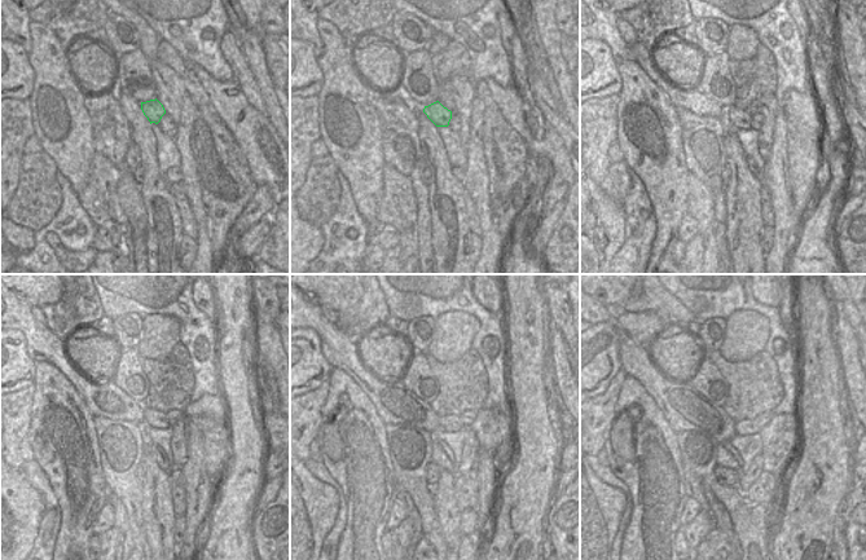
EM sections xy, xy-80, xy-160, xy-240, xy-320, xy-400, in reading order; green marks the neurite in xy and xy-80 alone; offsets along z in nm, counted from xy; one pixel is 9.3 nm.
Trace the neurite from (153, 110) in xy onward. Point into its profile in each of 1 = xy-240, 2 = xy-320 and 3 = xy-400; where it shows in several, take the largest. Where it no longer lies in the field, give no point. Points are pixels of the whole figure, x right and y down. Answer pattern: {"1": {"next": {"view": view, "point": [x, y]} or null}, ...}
{"1": {"next": {"view": "xy-240", "point": [154, 418]}}, "2": {"next": {"view": "xy-320", "point": [449, 423]}}, "3": {"next": {"view": "xy-400", "point": [743, 427]}}}

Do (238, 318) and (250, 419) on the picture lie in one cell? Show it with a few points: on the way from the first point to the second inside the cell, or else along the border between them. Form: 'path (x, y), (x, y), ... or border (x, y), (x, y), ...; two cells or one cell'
path (232, 343), (232, 378), (238, 395); one cell

